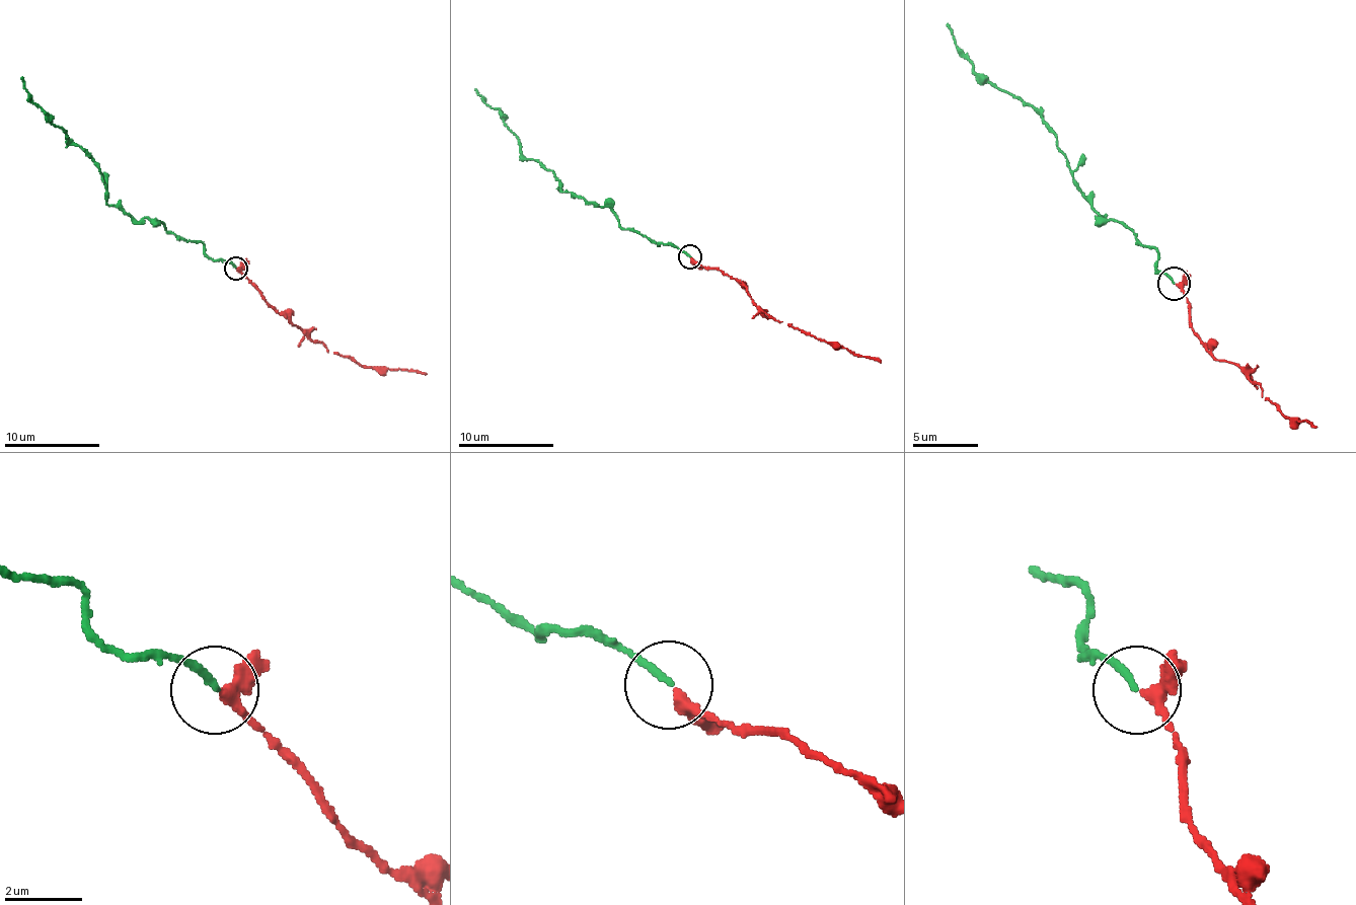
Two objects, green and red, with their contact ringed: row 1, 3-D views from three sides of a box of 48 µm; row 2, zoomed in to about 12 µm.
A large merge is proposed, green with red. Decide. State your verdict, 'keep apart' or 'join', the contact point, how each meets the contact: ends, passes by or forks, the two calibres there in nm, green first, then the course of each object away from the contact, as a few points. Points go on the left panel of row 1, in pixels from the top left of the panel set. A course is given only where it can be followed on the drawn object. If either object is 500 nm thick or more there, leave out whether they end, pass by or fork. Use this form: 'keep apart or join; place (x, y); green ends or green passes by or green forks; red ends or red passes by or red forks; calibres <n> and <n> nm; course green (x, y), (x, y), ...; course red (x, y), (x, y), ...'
join; place (235, 269); green ends; red passes by; calibres 200 and 280 nm; course green (236, 268), (212, 260), (200, 241), (108, 205), (92, 159), (22, 76); course red (236, 268), (275, 308), (327, 352), (373, 368), (426, 373)

